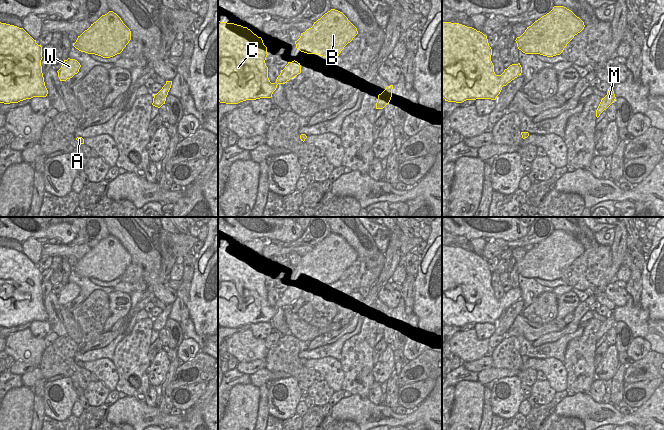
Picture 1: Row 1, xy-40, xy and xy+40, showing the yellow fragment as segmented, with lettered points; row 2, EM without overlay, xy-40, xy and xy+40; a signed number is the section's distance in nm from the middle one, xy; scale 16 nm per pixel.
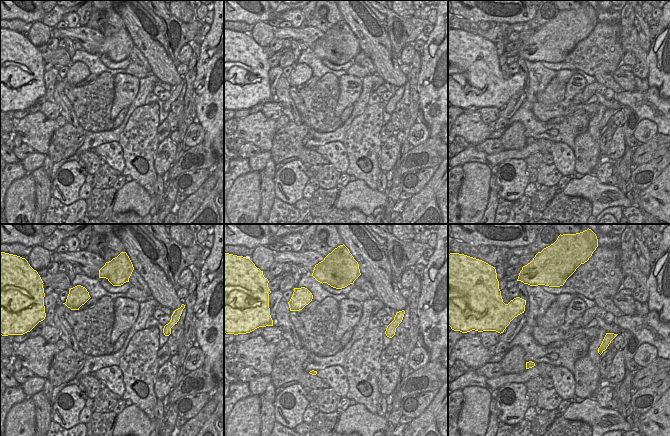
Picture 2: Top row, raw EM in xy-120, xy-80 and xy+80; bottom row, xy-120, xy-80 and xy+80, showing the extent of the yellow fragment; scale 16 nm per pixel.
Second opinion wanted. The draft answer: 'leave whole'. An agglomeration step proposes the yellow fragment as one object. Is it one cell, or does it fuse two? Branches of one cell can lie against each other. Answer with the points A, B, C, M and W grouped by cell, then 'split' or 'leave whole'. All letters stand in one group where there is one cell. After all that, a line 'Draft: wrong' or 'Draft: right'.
groups A B C M W; leave whole
Draft: right

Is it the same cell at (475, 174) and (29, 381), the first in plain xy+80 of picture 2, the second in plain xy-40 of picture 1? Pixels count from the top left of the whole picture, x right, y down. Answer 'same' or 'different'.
different

